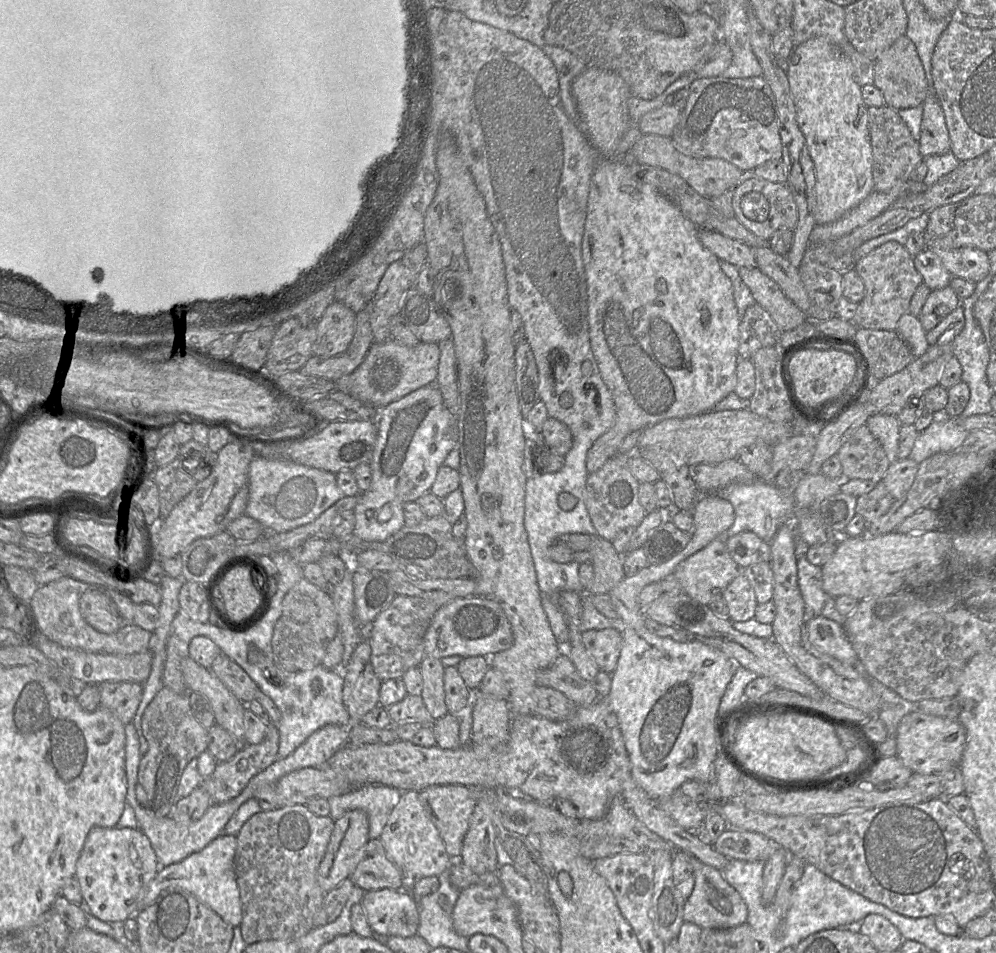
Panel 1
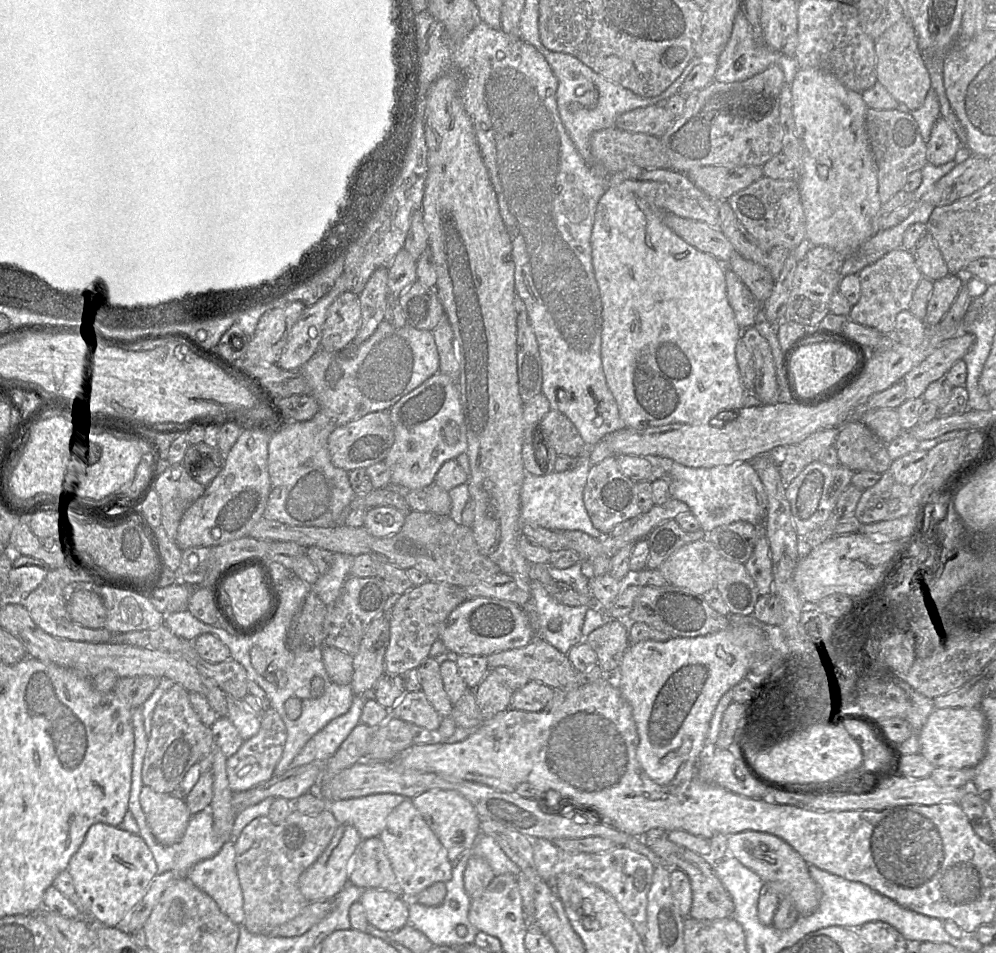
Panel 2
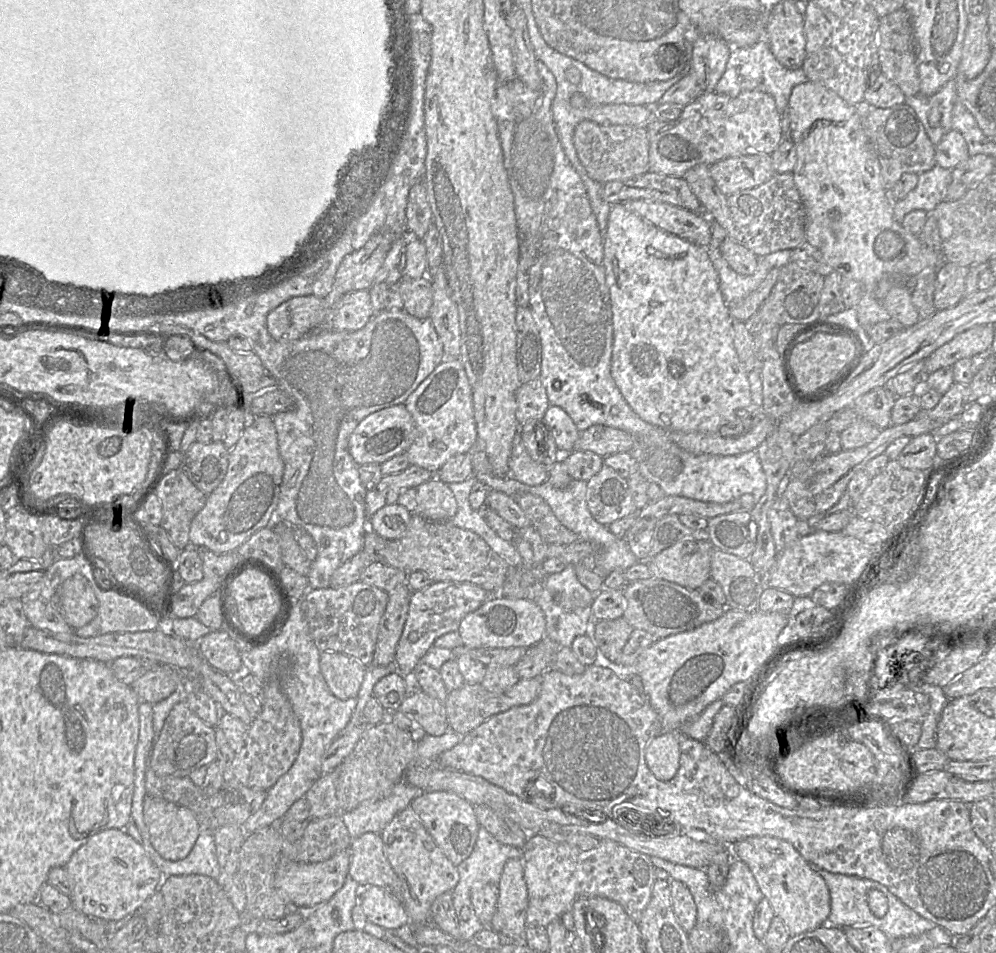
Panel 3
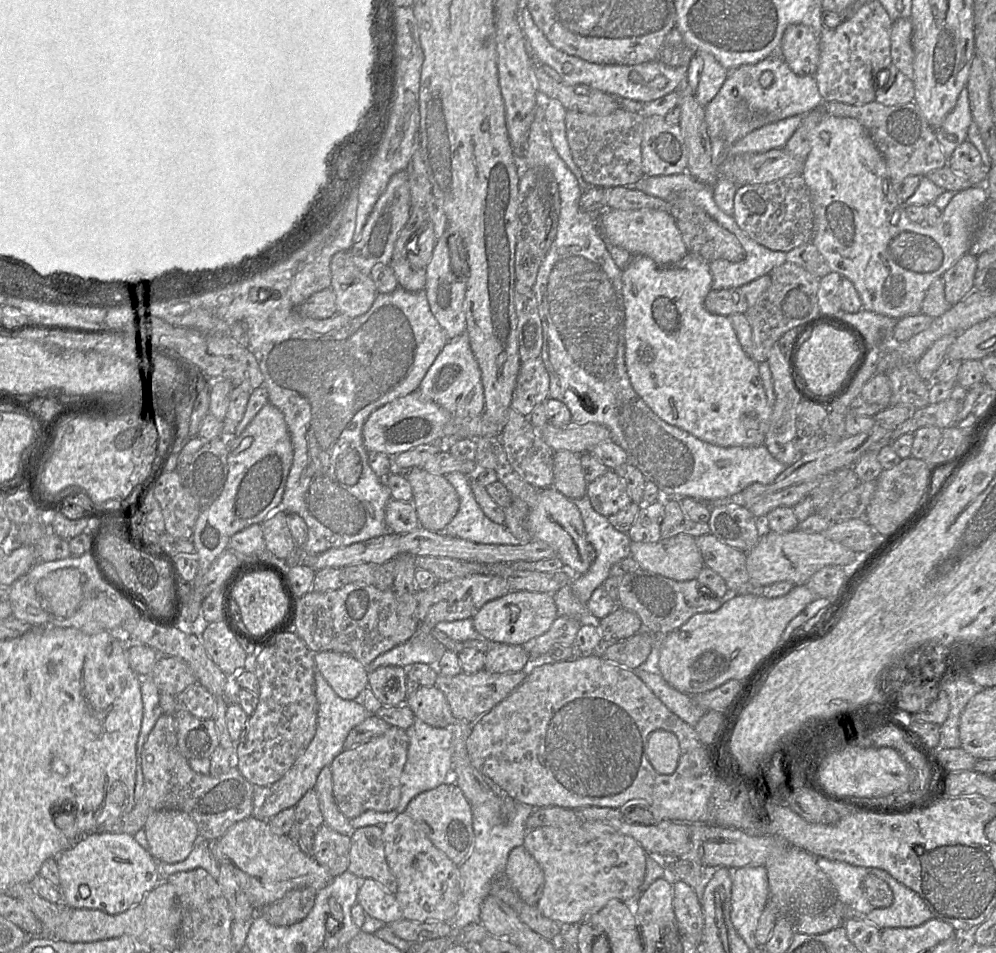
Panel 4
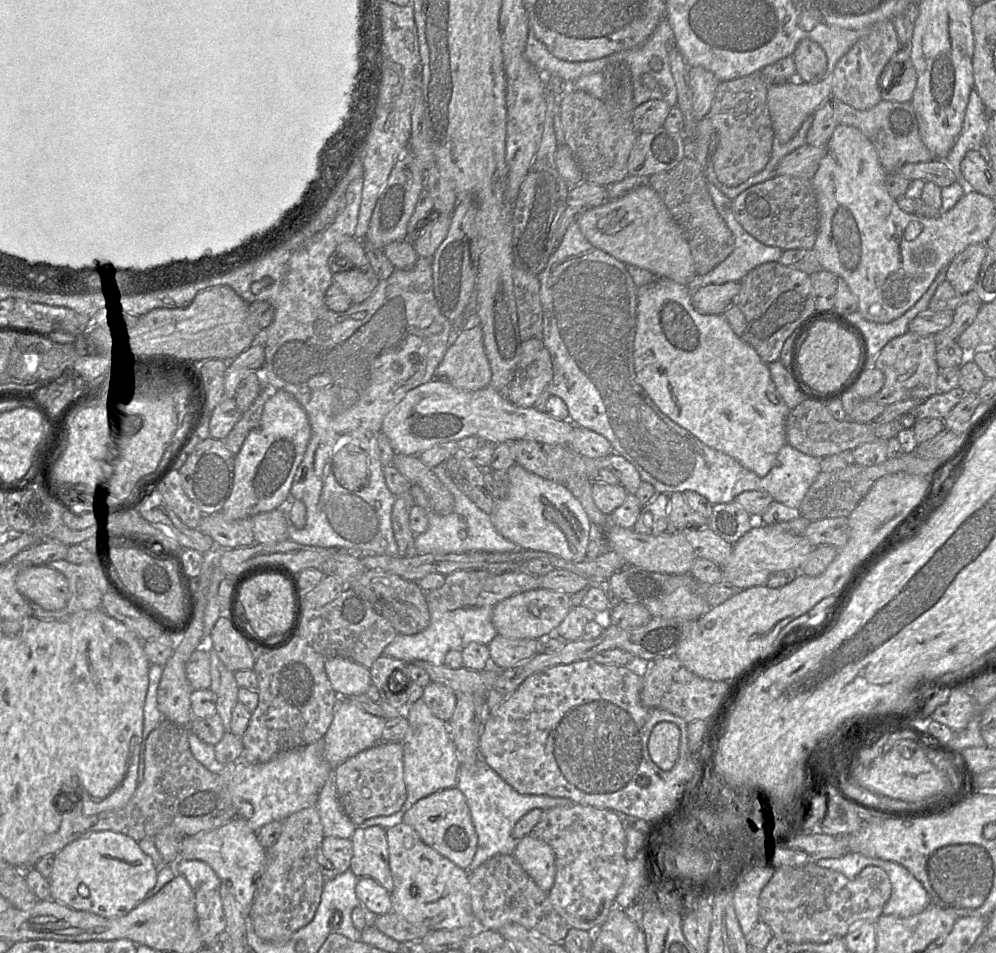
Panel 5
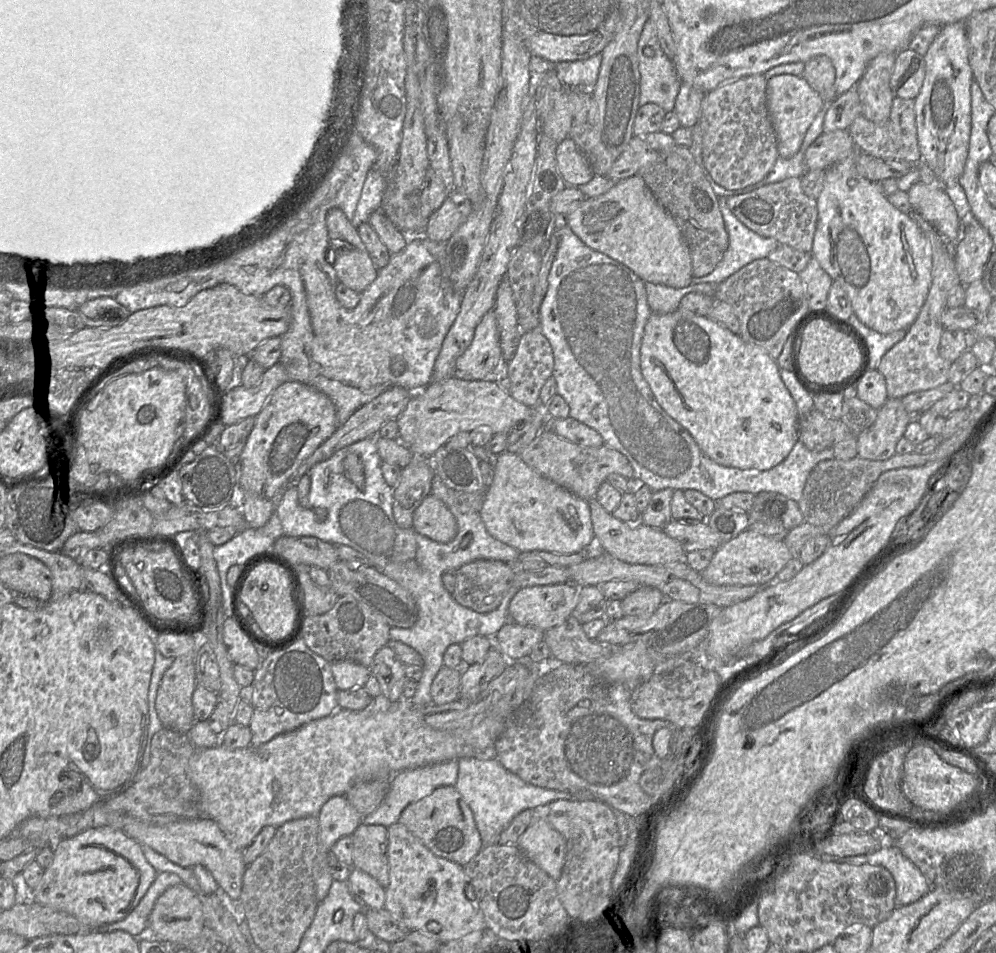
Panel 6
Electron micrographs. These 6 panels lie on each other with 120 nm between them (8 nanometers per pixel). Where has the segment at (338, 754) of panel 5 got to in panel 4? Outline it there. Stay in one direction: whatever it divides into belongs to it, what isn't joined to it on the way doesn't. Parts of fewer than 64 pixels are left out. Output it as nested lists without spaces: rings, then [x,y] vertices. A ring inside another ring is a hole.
[[[317,668],[314,673],[314,680],[315,695],[317,699],[317,727],[315,735],[306,750],[295,760],[289,770],[279,780],[268,787],[268,796],[266,798],[266,801],[257,810],[256,815],[252,815],[259,820],[268,821],[283,809],[295,807],[302,796],[308,790],[314,788],[317,776],[322,768],[324,768],[325,766],[330,766],[332,760],[344,750],[343,744],[351,729],[364,721],[368,715],[374,715],[367,712],[360,699],[345,700],[340,698],[327,683],[322,674],[317,670]]]

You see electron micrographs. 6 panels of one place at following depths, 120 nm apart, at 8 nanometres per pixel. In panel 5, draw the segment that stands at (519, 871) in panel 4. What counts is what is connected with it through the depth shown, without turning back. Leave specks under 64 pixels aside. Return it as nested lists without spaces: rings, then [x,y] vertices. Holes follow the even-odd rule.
[[[532,835],[517,841],[513,856],[537,886],[549,891],[555,880],[555,854],[549,844]]]

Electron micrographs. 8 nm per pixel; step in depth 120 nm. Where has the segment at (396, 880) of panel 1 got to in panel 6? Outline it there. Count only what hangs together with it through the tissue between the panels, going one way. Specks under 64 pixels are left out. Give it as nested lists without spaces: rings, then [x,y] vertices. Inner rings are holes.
[[[361,823],[351,836],[353,839],[352,868],[368,873],[386,889],[389,886],[386,826]]]

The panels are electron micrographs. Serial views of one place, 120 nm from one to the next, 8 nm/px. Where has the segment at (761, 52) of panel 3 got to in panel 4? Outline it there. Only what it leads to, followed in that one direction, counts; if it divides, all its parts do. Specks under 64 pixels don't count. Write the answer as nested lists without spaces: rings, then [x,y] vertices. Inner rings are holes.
[[[780,47],[775,54],[758,63],[727,70],[728,75],[721,89],[705,106],[705,121],[711,142],[712,159],[718,168],[727,158],[729,147],[753,130],[791,116],[805,116],[812,109],[824,104],[814,75],[795,74],[782,58]],[[765,71],[773,75],[769,87],[760,84],[760,77]]]

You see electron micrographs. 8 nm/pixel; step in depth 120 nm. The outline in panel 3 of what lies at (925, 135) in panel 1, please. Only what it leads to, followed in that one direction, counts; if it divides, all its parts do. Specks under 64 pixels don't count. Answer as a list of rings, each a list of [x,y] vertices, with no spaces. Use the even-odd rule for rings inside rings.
[[[955,129],[947,132],[935,146],[936,165],[942,168],[952,170],[969,158],[967,143]]]

